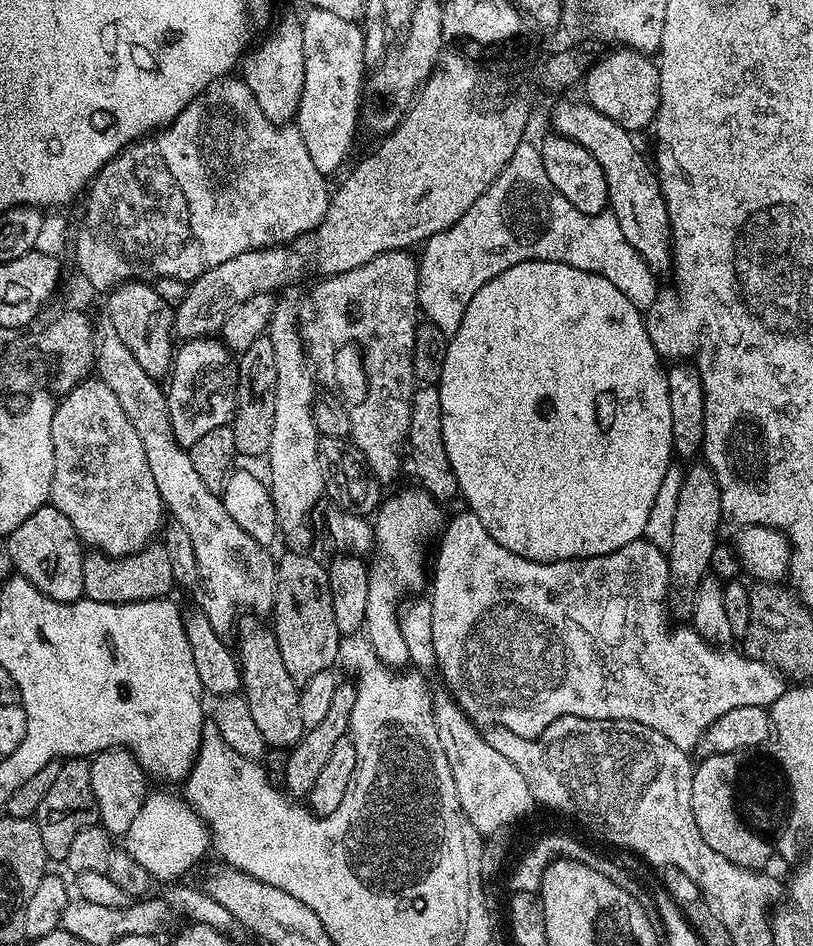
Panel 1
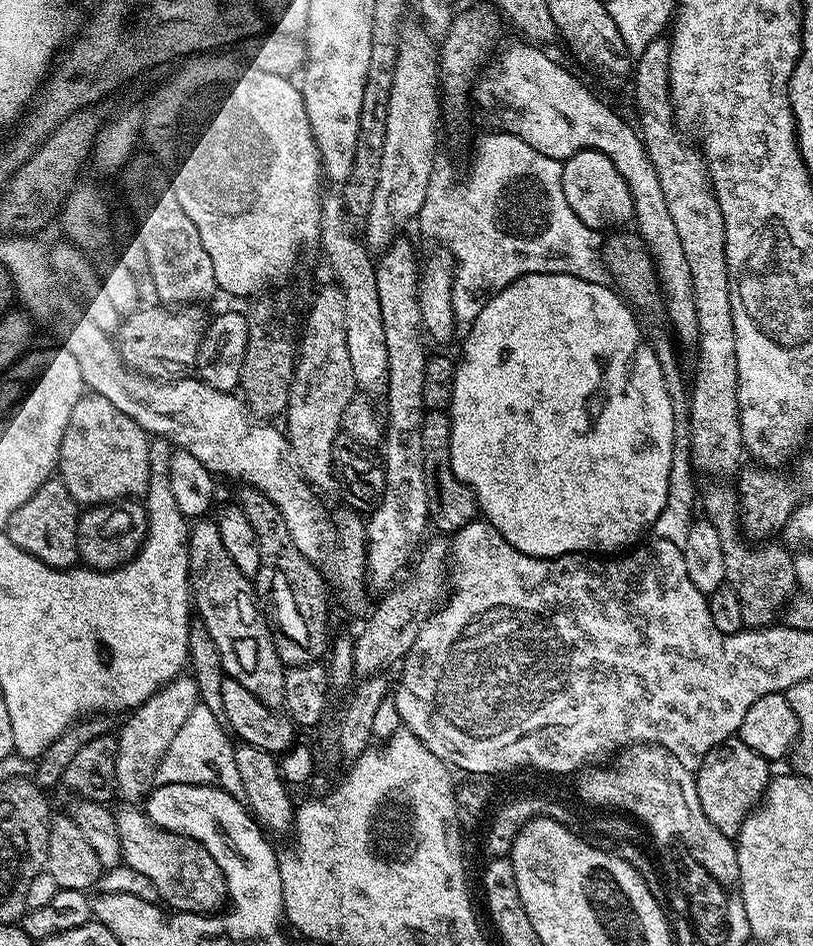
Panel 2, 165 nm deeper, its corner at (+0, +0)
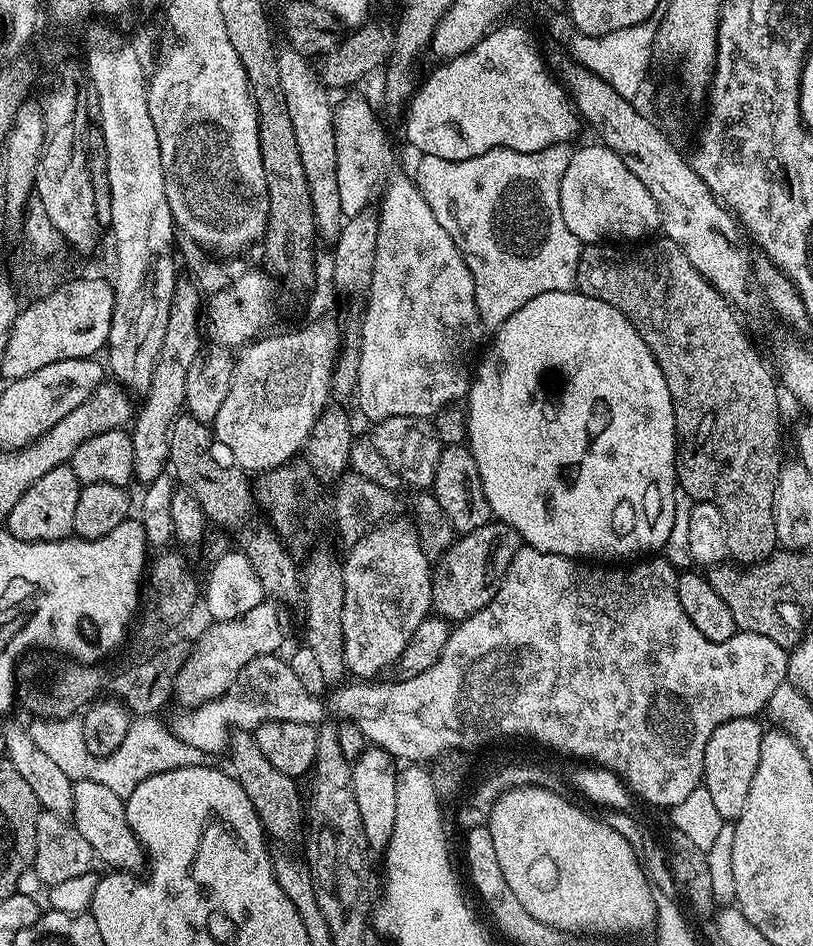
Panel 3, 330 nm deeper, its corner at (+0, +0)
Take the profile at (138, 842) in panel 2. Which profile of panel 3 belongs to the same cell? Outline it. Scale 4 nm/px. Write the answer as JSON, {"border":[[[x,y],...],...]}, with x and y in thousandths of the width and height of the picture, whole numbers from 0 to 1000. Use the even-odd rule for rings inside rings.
{"border":[[[114,825],[92,826],[86,866],[92,871],[96,882],[101,882],[101,886],[111,890],[124,914],[134,913],[134,919],[164,924],[171,923],[172,916],[178,916],[180,897],[157,872],[153,846],[145,839],[140,839],[140,835],[130,835],[130,831]]]}

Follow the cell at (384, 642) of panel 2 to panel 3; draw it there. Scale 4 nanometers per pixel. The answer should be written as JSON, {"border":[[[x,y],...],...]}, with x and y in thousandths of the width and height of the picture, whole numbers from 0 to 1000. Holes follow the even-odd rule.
{"border":[[[609,548],[601,550],[598,556],[588,556],[588,560],[562,566],[556,576],[540,589],[541,597],[535,597],[531,606],[531,647],[552,658],[565,658],[588,649],[588,645],[593,645],[600,640],[603,632],[608,632],[632,586],[641,577],[640,566]]]}

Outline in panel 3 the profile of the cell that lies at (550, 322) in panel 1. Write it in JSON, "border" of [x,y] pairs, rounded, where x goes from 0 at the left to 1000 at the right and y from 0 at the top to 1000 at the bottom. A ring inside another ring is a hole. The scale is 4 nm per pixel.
{"border":[[[705,307],[702,309],[673,309],[672,311],[662,311],[662,315],[652,315],[652,319],[647,319],[647,323],[632,328],[632,332],[627,332],[627,336],[622,336],[622,340],[617,340],[617,345],[609,348],[608,355],[610,355],[610,368],[603,369],[597,374],[595,382],[587,389],[583,389],[583,396],[579,399],[573,420],[576,433],[576,463],[573,468],[576,475],[583,480],[583,488],[588,488],[588,501],[593,505],[593,518],[598,522],[598,531],[603,535],[606,547],[631,558],[648,578],[661,579],[668,584],[686,586],[688,588],[701,588],[705,592],[715,594],[733,594],[737,593],[737,588],[743,591],[739,593],[753,594],[756,593],[753,592],[756,588],[782,590],[788,586],[811,585],[815,580],[819,569],[824,569],[824,556],[829,556],[829,522],[834,515],[831,506],[831,443],[829,442],[829,429],[824,421],[824,412],[819,412],[819,400],[814,400],[814,391],[809,387],[804,374],[800,374],[795,362],[790,362],[785,349],[780,349],[777,341],[760,328],[755,328],[755,323],[750,323],[750,319],[740,319],[736,315]]]}

